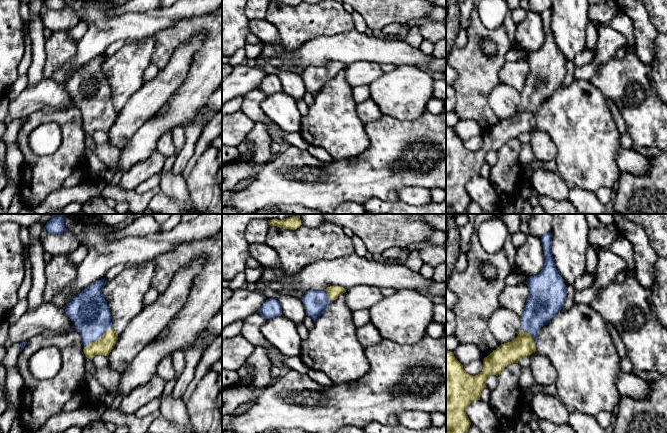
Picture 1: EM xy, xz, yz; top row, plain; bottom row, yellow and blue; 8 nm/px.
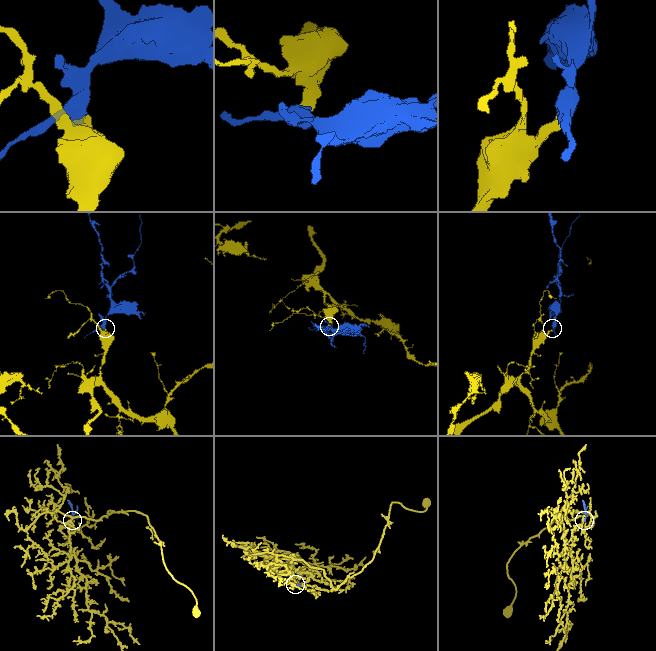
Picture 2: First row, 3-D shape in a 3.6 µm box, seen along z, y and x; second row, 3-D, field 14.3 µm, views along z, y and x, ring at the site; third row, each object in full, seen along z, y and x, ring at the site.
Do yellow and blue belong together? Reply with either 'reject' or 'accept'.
accept

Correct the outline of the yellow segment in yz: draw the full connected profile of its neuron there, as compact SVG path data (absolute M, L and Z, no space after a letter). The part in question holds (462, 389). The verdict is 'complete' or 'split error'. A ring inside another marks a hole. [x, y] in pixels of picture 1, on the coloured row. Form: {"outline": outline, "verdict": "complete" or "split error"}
{"outline": "M552 233L544 234L541 241L545 262L538 275L527 278L529 295L520 316L521 330L518 336L511 342L501 344L485 357L482 372L475 376L469 375L453 352L446 350L446 433L468 432L471 422L466 414L466 408L473 401L480 400L481 392L486 387L486 378L489 375L498 376L509 364L518 363L522 357L535 352L538 332L563 308L566 300L566 285L555 267L551 253Z", "verdict": "split error"}

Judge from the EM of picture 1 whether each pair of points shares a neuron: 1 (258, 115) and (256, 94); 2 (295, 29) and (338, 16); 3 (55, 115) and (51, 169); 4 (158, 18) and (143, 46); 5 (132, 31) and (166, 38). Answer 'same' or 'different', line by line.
1: same
2: same
3: same
4: different
5: different

